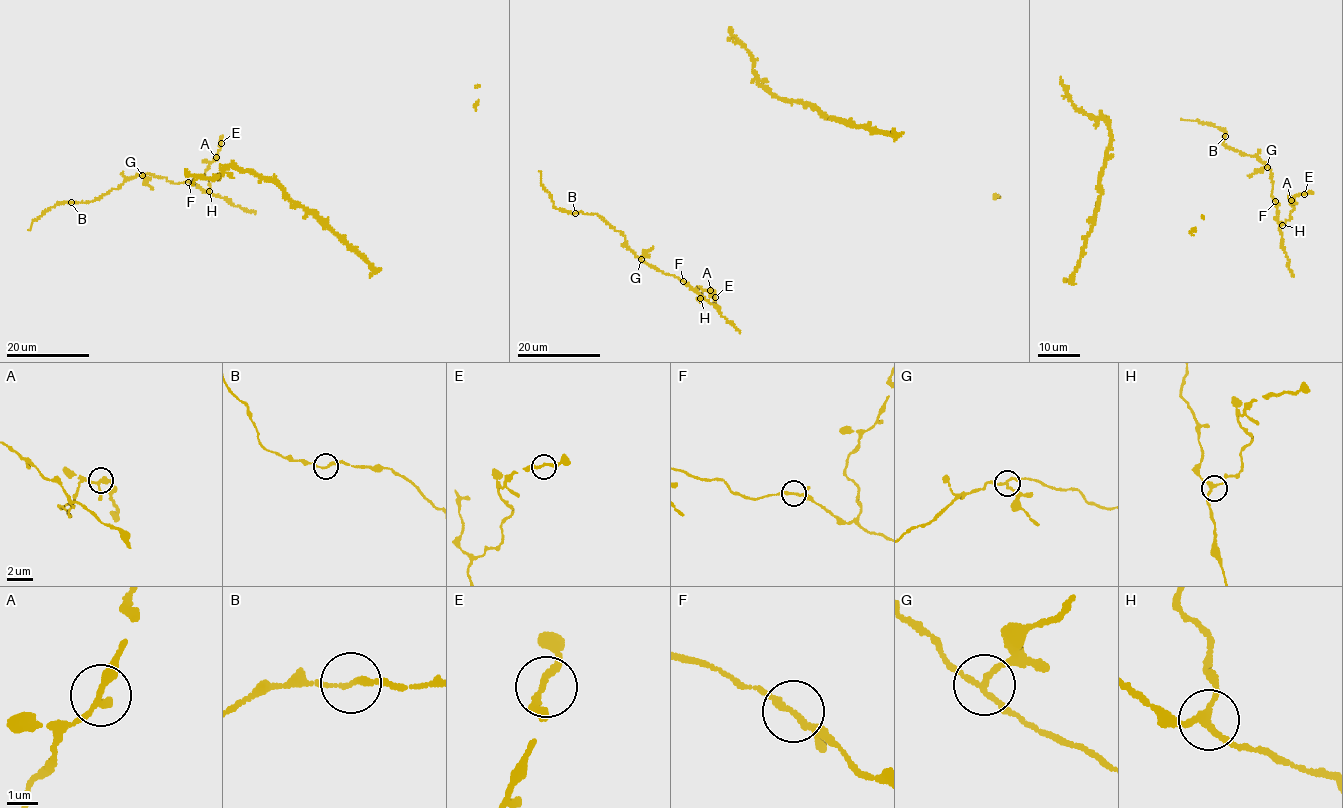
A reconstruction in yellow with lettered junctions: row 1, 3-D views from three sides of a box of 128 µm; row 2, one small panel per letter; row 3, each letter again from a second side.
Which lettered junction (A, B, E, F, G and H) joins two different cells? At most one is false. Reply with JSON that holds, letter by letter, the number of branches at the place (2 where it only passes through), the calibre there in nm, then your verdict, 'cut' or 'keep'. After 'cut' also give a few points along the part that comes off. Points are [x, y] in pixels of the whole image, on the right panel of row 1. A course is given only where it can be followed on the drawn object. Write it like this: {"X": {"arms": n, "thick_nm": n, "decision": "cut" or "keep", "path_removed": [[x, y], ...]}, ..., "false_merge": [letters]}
{"A": {"arms": 3, "thick_nm": 200, "decision": "keep"}, "B": {"arms": 2, "thick_nm": 170, "decision": "keep"}, "E": {"arms": 2, "thick_nm": 200, "decision": "keep"}, "F": {"arms": 3, "thick_nm": 150, "decision": "keep"}, "G": {"arms": 3, "thick_nm": 170, "decision": "cut", "path_removed": [[1267, 167], [1248, 176]]}, "H": {"arms": 3, "thick_nm": 200, "decision": "keep"}, "false_merge": ["G"]}

